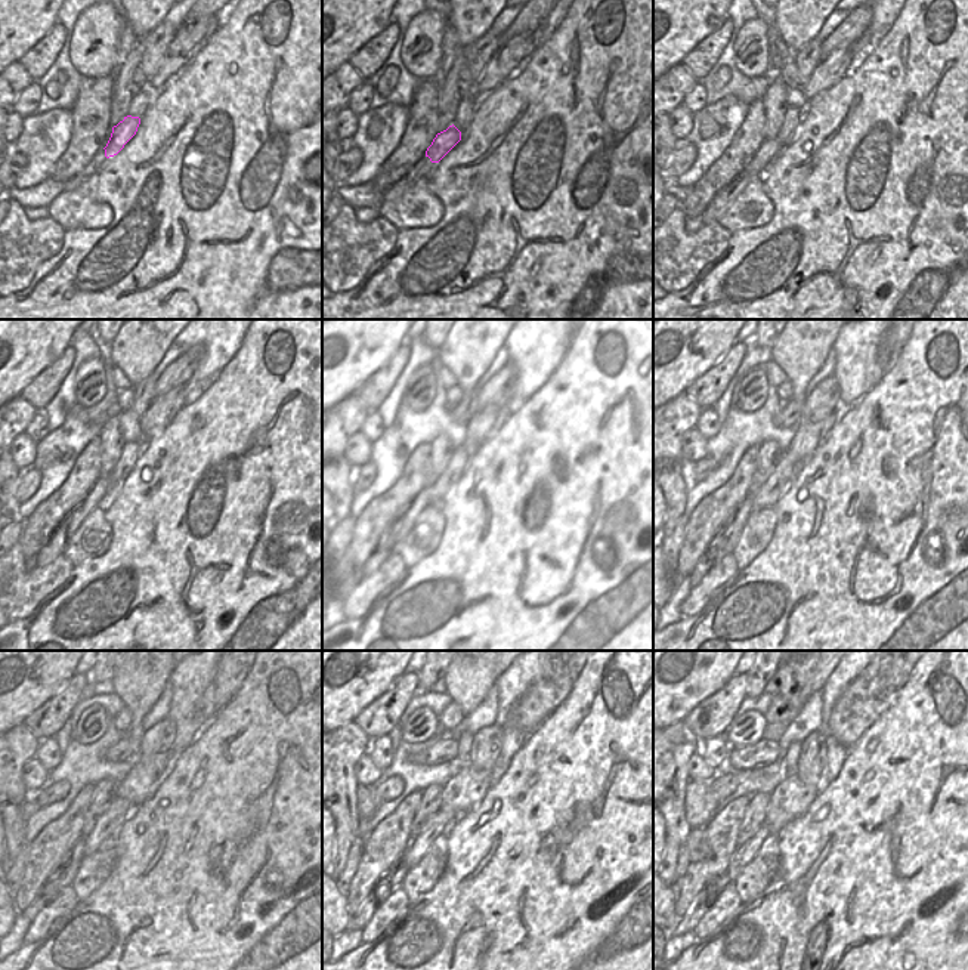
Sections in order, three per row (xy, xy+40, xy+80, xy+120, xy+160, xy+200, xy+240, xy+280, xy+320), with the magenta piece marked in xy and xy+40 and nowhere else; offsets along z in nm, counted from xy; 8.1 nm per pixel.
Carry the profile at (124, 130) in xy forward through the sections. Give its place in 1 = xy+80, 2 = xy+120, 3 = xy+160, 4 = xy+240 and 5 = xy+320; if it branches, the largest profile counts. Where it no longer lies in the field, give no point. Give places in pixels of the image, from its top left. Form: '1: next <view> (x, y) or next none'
1: next xy+80 (769, 148)
2: next xy+120 (53, 549)
3: next xy+160 (393, 534)
4: next xy+240 (65, 873)
5: next xy+320 (702, 902)

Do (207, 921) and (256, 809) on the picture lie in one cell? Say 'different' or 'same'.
same

